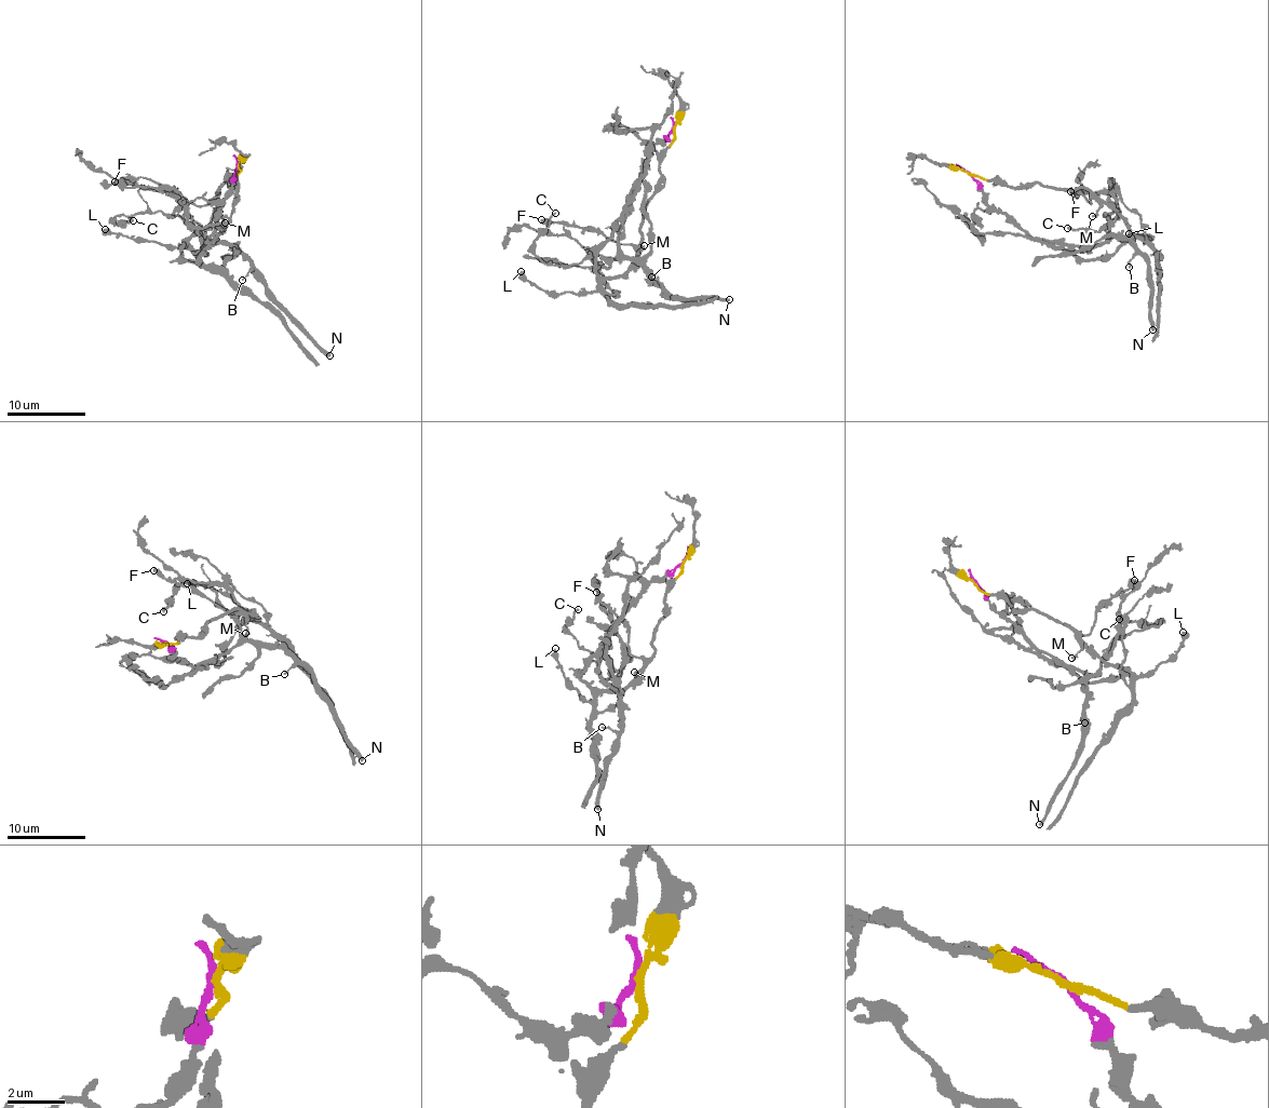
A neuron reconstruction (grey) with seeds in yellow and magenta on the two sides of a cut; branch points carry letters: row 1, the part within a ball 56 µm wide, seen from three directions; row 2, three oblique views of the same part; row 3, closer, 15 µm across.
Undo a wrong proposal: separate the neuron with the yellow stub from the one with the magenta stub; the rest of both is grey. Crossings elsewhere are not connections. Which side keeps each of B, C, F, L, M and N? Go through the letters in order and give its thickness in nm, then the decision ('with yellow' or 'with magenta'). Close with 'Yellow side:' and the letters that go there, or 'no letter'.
B: calibre 140 nm; with magenta
C: calibre 240 nm; with magenta
F: calibre 400 nm; with yellow
L: calibre 500 nm; with yellow
M: calibre 220 nm; with yellow
N: calibre 320 nm; with magenta
Yellow side: F, L, M

